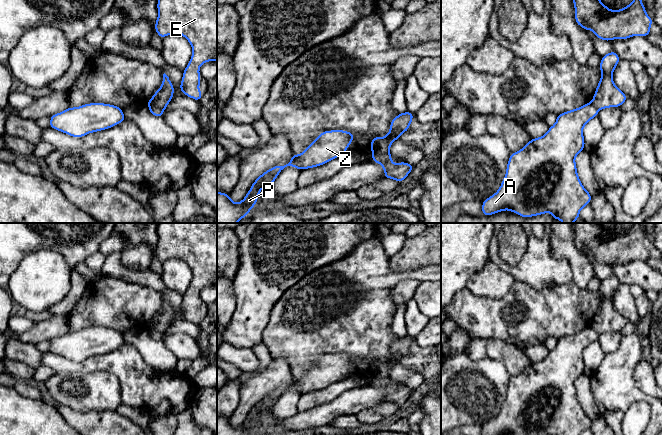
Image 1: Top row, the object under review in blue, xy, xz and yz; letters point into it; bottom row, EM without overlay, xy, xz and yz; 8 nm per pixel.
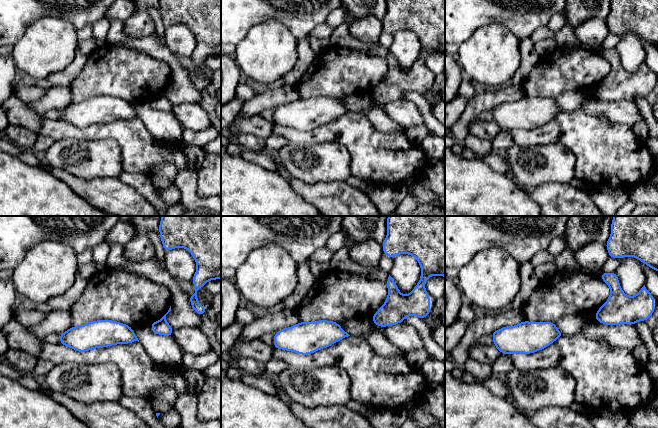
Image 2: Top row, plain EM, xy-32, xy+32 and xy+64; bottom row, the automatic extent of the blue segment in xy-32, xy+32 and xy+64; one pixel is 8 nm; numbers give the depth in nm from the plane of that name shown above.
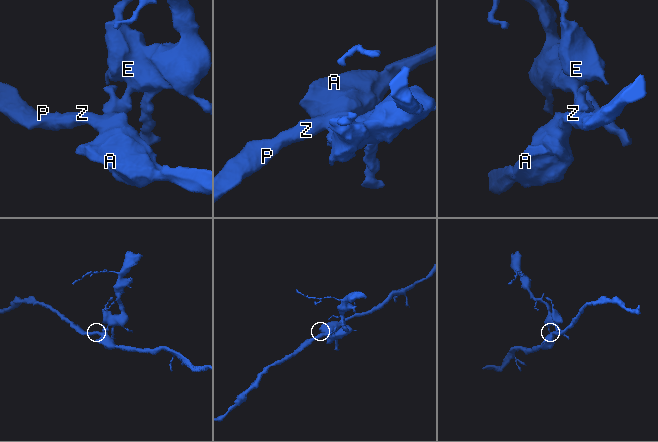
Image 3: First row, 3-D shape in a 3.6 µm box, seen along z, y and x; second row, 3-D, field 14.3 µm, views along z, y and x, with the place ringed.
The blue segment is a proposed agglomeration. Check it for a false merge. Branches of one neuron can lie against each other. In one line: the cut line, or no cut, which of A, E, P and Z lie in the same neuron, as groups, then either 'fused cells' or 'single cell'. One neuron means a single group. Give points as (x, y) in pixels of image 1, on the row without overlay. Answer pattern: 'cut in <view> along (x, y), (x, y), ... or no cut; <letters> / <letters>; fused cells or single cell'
cut in xy along (149, 331), (161, 331), (164, 333); A P Z / E; fused cells

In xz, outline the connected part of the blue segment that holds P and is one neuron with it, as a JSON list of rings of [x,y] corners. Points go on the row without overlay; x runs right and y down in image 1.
[[[329,354],[321,356],[318,361],[301,377],[293,378],[289,387],[275,389],[262,397],[253,407],[245,422],[234,427],[230,418],[217,416],[217,435],[250,435],[257,427],[263,412],[272,411],[279,397],[287,390],[305,394],[328,387],[341,381],[352,367],[354,357],[345,354]]]

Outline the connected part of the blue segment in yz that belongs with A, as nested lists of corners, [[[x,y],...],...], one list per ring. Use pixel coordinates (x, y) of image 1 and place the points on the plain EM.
[[[592,327],[557,339],[556,346],[539,362],[511,377],[506,399],[496,417],[482,425],[482,435],[581,435],[592,419],[582,409],[575,381],[585,373],[584,350],[598,340]]]

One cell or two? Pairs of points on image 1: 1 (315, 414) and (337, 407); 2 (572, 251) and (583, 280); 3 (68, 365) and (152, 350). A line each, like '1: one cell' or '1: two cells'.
1: one cell
2: one cell
3: two cells

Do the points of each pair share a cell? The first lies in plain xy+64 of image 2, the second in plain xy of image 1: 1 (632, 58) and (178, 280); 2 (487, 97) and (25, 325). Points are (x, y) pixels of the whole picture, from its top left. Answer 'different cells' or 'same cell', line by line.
1: same cell
2: different cells

